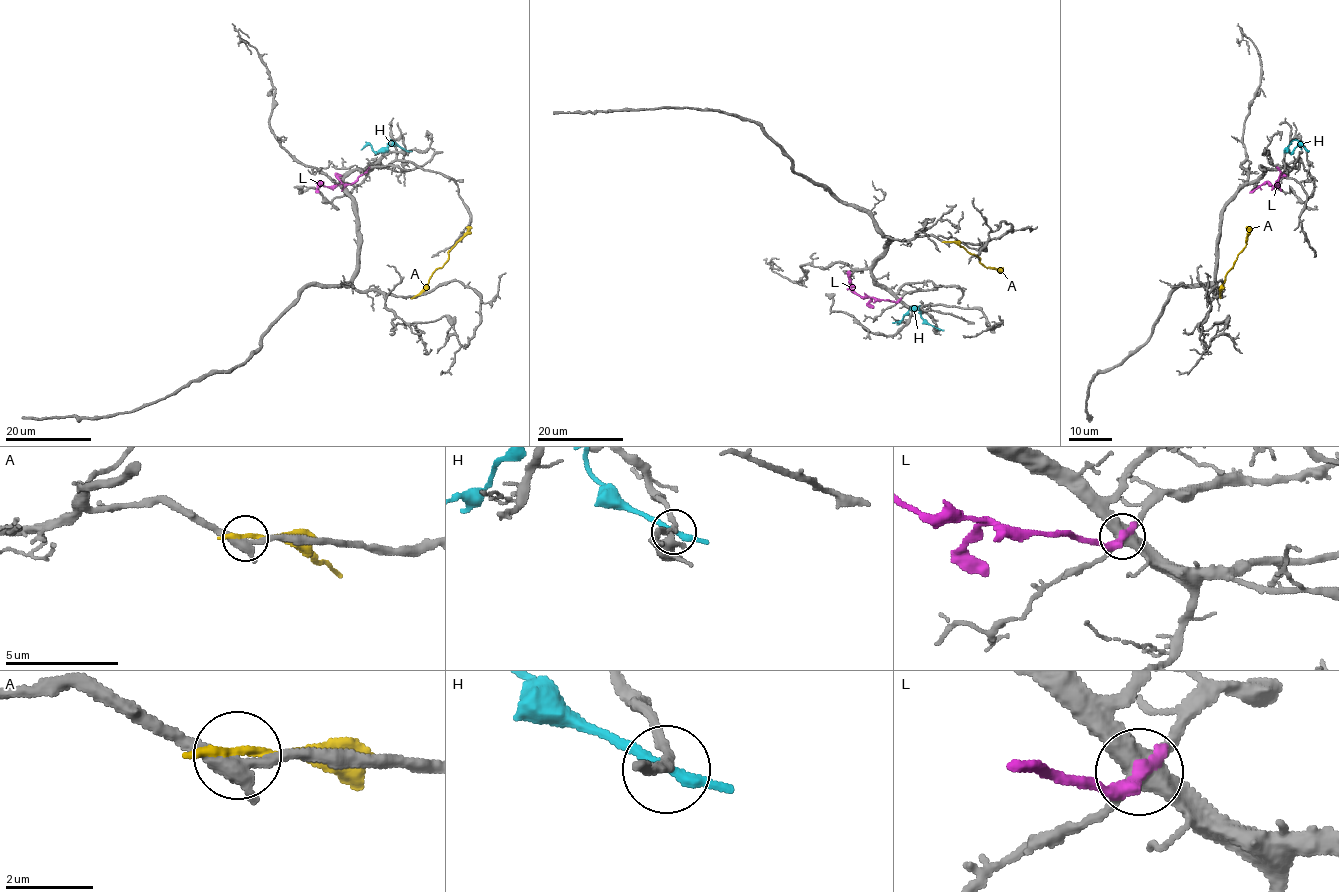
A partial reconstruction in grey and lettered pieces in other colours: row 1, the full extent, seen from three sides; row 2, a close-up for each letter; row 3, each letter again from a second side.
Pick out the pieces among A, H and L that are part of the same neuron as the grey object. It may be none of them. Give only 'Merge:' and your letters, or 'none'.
Merge: none

